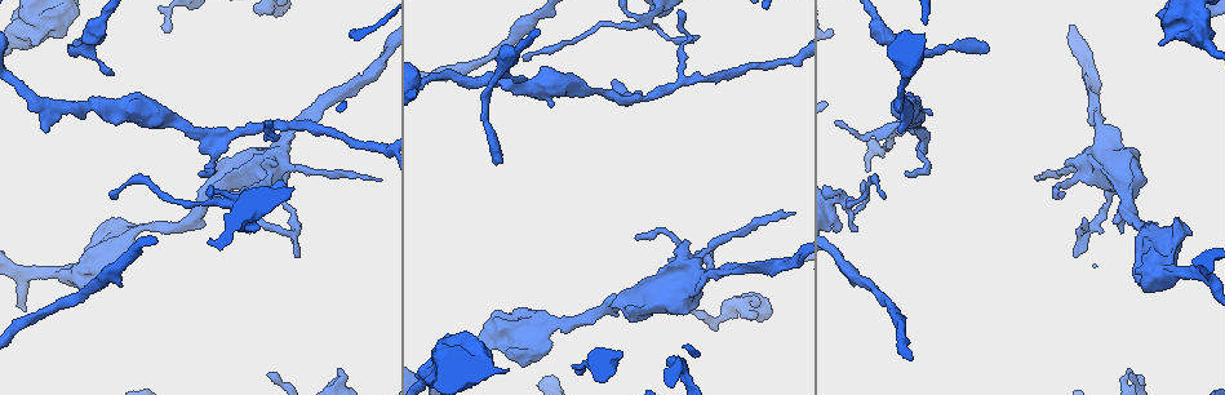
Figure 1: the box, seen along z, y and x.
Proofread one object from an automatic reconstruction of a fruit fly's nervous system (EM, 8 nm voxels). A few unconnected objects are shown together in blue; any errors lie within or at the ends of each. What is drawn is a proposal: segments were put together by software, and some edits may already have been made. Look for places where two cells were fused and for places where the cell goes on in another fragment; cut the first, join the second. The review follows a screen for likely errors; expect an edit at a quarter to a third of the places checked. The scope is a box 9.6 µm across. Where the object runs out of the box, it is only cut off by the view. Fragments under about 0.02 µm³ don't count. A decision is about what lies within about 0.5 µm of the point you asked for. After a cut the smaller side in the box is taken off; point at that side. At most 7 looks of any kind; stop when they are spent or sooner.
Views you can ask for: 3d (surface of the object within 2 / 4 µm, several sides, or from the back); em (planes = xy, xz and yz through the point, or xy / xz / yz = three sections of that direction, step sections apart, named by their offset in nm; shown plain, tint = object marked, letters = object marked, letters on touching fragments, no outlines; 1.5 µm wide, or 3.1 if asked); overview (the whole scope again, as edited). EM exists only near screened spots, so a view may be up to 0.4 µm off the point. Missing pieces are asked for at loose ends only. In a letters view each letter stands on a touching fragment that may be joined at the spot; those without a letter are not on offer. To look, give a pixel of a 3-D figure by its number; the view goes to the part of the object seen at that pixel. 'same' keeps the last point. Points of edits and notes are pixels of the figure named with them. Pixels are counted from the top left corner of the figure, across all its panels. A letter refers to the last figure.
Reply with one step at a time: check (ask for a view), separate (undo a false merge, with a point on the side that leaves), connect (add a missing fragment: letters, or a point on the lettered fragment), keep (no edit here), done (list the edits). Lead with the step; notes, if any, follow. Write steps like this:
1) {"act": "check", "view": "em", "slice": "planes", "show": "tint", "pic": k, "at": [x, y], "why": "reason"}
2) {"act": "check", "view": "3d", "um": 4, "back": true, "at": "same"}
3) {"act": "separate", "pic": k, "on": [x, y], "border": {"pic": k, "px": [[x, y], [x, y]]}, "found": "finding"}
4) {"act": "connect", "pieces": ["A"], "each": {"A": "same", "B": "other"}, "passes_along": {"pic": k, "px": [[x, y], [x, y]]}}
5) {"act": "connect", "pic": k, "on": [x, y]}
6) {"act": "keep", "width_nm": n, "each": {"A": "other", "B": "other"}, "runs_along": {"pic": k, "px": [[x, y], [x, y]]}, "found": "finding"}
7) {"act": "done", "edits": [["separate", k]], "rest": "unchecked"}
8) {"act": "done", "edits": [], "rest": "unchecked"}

{"act": "check", "view": "em", "slice": "xy", "step": 4, "show": "letters", "pic": 1, "at": [523, 59], "why": "an open end"}

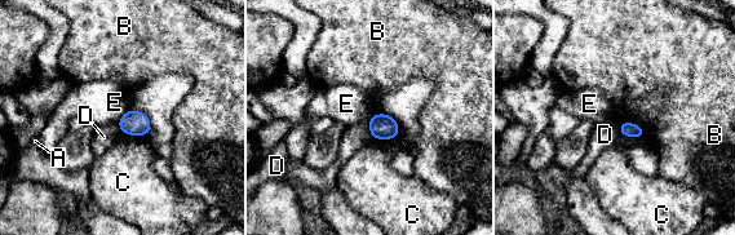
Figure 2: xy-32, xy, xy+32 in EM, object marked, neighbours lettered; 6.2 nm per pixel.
{"act": "keep", "each": {"A": "other", "B": "other", "C": "other", "D": "other", "E": "other"}, "border": {"pic": 2, "px": [[619, 123], [638, 124], [643, 137]]}, "found": "no lettered fragment goes on from it"}

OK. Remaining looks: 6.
{"act": "check", "view": "em", "slice": "yz", "step": 8, "show": "letters", "pic": 1, "at": [900, 133], "why": "free end"}

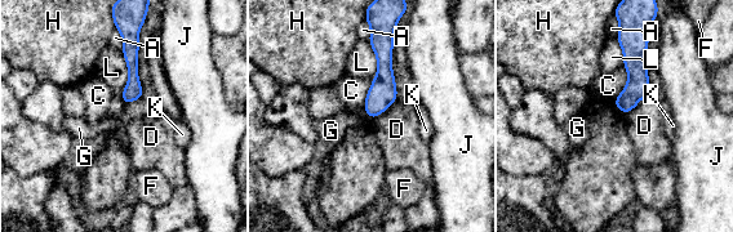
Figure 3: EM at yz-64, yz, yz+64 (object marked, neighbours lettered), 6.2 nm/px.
{"act": "check", "view": "em", "slice": "planes", "show": "letters", "at": "same"}

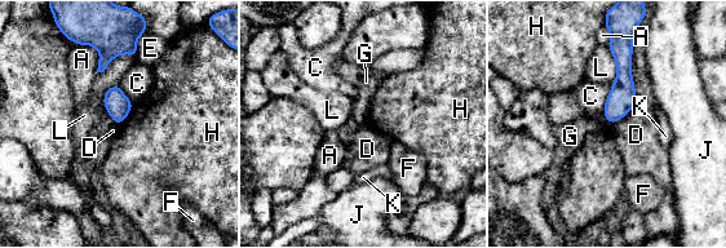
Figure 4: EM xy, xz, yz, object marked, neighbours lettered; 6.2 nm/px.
{"act": "keep", "each": {"A": "other", "C": "other", "D": "other", "E": "other", "F": "other", "G": "other", "H": "other", "J": "other", "K": "other", "L": "other"}, "border": {"pic": 4, "px": [[602, 111], [611, 124]]}, "found": "no lettered fragment goes on from it"}

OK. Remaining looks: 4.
{"act": "check", "view": "em", "slice": "planes", "show": "letters", "pic": 1, "at": [112, 75], "why": "branch stops here"}

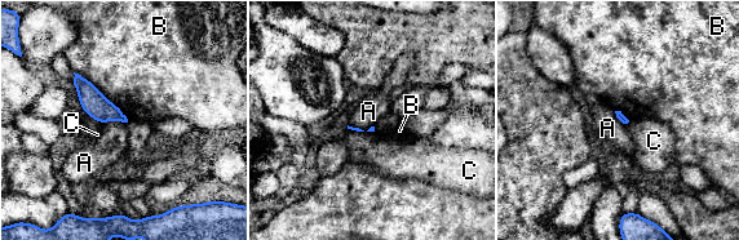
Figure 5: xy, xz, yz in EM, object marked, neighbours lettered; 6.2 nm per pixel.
{"act": "keep", "each": {"A": "other", "B": "other", "C": "other"}, "border": {"pic": 5, "px": [[125, 121], [102, 121], [100, 124]]}, "found": "no lettered fragment goes on from it"}

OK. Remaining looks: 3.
{"act": "done", "edits": [], "rest": "unchecked"}

